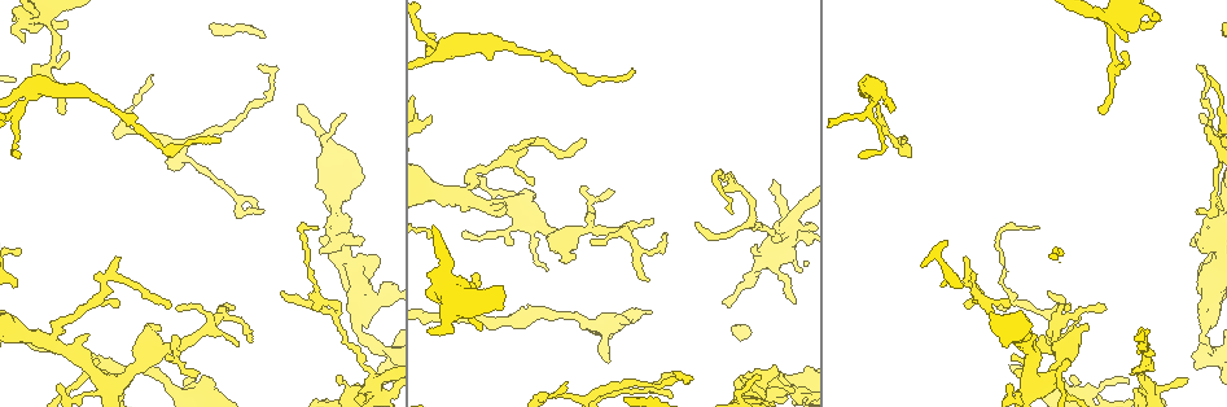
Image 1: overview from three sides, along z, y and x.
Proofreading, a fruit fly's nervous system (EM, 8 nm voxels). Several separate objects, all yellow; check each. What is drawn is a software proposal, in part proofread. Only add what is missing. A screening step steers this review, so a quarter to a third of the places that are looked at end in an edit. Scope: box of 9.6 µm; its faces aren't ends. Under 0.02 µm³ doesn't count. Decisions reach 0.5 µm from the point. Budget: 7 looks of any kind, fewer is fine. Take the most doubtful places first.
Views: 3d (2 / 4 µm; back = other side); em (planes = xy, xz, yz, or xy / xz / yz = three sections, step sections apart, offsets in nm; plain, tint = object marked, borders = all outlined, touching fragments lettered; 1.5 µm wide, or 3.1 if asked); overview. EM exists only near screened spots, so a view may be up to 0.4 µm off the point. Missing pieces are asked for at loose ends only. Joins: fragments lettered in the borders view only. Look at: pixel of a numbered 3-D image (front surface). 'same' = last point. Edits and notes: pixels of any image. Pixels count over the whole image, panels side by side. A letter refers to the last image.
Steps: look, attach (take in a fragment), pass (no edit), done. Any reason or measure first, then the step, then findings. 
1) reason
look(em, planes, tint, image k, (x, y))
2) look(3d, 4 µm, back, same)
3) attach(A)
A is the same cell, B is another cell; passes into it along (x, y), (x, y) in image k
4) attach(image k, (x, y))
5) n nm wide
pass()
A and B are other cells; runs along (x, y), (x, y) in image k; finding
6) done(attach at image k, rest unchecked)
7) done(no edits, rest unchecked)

free end
look(em, planes, borders, image 1, (632, 67))

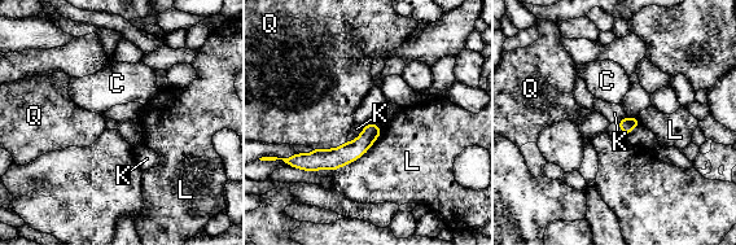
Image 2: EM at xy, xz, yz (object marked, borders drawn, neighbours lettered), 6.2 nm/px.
90 nm wide
pass()
C, K, L and Q are other cells; runs along (377, 131), (342, 156), (305, 160) in image 2; none of them fits

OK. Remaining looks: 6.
tapers out
look(em, planes, tint, image 1, (649, 280))

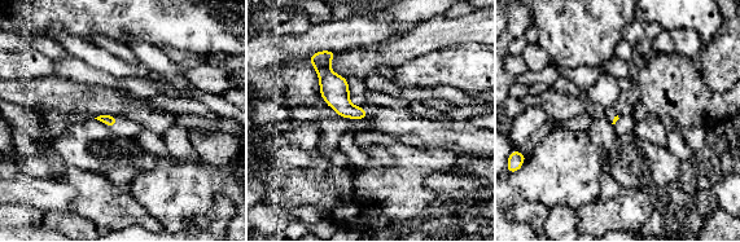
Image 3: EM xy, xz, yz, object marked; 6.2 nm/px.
what lies round it
look(em, planes, borders, same)

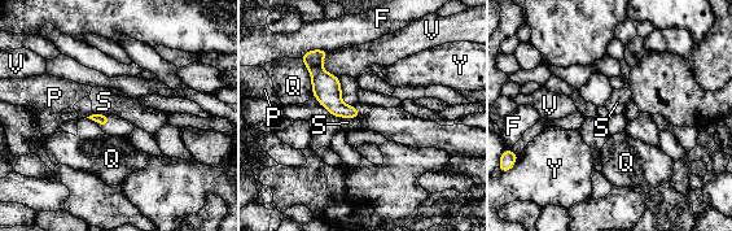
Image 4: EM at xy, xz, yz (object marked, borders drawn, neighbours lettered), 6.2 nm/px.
F touches over 180 nm
pass()
F, P, Q, S, V and Y are other cells; no lettered fragment goes on from it

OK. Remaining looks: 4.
free end
look(3d, 4 µm, back, image 1, (148, 325))

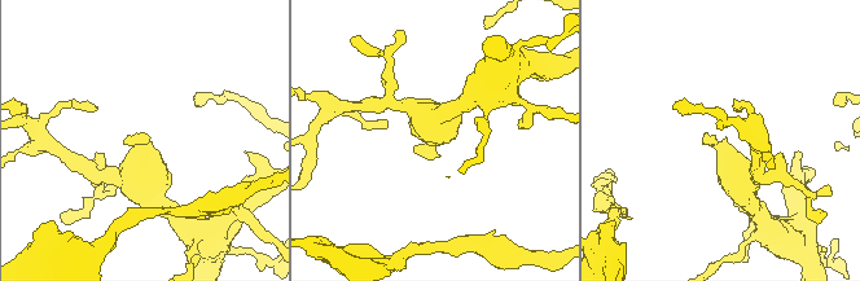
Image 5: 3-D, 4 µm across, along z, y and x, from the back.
need the tissue
look(em, yz, step 4, tint, image 5, (436, 157))

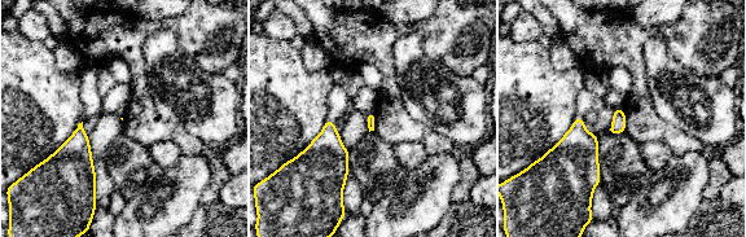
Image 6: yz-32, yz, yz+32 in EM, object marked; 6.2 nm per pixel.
another direction
look(em, planes, borders, same)

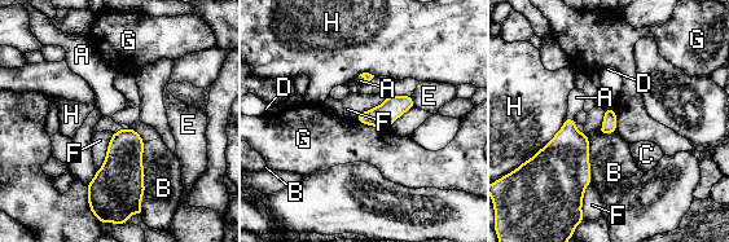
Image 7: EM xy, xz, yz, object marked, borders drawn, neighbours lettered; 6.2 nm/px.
attach(A)
A is the same cell, B, C, D, E, F, G and H are other cells; passes into it along (565, 158), (571, 119), (576, 97) in image 7; it goes on there

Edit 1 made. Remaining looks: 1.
done(attach at image 7, rest unchecked)

